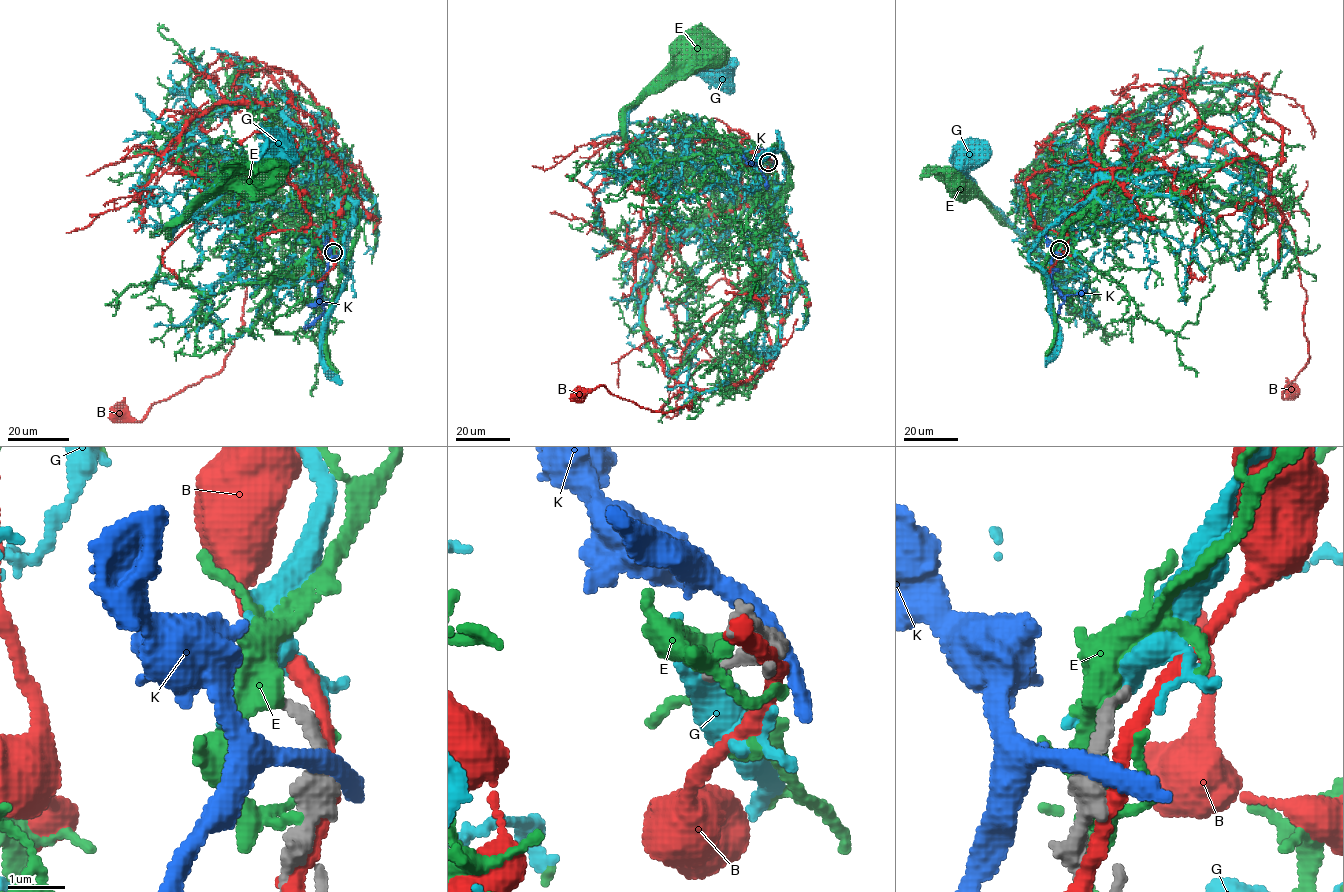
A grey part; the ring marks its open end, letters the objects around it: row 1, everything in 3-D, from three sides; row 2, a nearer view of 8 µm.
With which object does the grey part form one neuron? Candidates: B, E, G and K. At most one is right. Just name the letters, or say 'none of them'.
none of them

